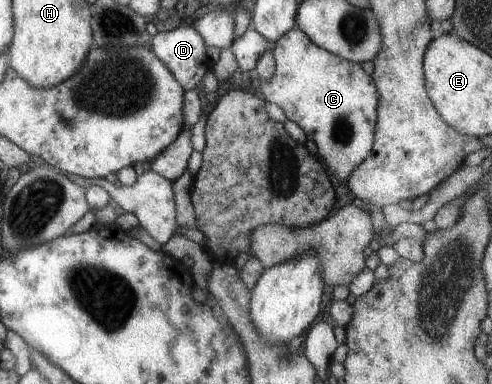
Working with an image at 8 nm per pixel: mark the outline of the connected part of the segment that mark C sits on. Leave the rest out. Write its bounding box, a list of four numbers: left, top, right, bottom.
[261,28,379,185]

